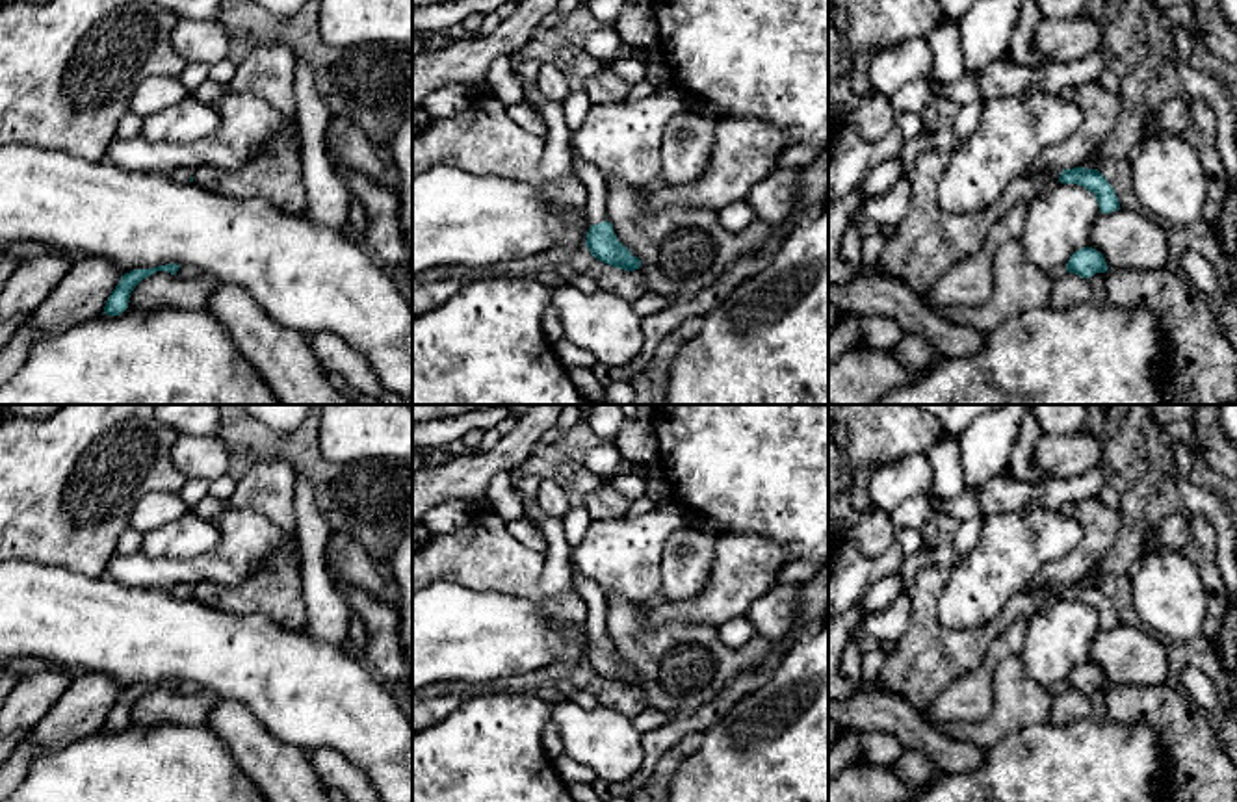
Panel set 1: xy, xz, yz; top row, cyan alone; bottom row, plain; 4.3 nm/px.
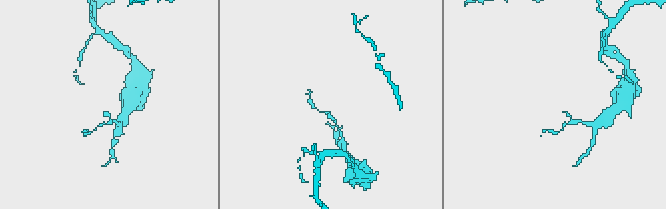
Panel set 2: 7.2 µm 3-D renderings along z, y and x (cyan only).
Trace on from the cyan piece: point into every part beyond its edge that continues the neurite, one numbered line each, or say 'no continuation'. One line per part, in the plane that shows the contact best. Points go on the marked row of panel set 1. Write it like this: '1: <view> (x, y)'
1: xz (595, 210)

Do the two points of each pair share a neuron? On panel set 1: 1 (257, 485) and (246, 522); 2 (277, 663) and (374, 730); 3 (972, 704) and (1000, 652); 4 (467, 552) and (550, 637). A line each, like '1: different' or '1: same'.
1: different
2: same
3: same
4: different

